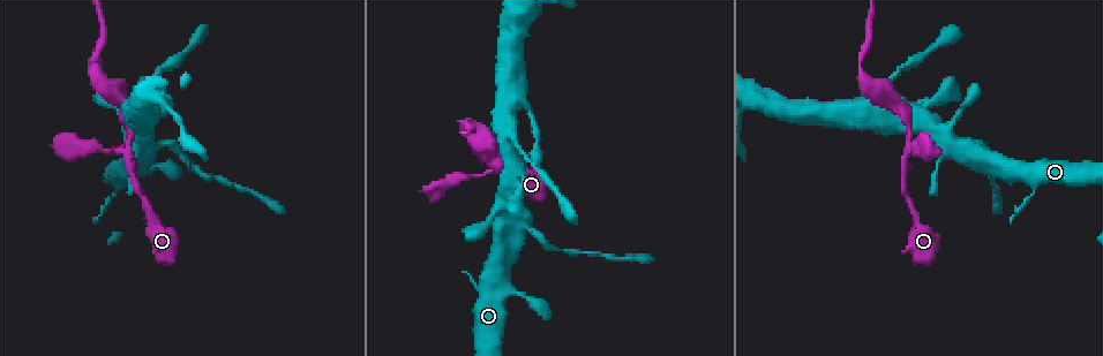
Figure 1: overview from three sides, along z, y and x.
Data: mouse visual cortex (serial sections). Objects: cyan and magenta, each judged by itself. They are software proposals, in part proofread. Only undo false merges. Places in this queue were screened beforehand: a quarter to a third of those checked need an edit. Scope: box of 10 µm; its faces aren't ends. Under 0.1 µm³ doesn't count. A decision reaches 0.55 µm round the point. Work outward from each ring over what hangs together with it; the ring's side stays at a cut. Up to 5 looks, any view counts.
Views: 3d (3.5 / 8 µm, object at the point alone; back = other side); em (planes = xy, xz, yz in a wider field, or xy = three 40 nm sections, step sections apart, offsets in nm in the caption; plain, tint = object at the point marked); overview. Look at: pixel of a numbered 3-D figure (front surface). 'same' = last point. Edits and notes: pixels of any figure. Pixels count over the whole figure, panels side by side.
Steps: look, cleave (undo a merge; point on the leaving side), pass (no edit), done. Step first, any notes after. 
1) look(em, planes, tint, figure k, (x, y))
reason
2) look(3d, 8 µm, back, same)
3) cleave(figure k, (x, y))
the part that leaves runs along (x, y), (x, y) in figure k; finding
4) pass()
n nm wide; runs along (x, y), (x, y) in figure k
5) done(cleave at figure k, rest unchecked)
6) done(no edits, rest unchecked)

look(3d, 3.5 µm, figure 1, (906, 159))
a fork

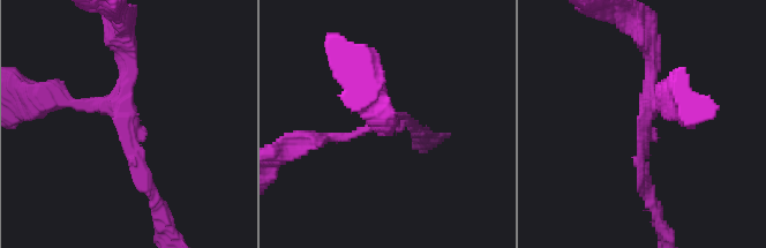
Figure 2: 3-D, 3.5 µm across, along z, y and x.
look(em, xy, step 2, tint, figure 2, (124, 114))
3 arms; arms of 150, 150, 200 nm; shape alone is not enough

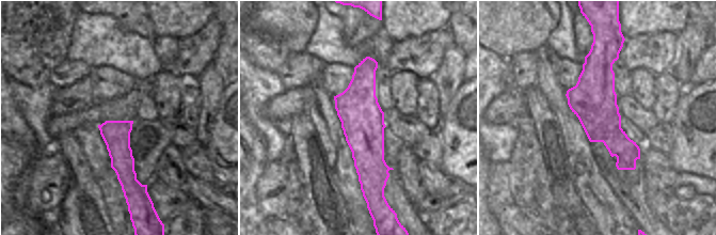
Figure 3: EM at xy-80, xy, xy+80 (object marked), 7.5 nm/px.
pass()
runs along (151, 186), (129, 150), (122, 40) in figure 2; all the same cell

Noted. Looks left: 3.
look(3d, 3.5 µm, back, figure 1, (534, 231))
abrupt turn

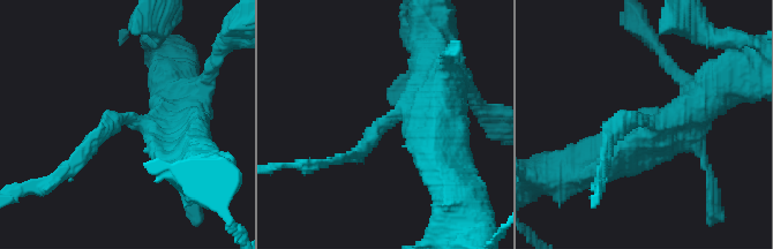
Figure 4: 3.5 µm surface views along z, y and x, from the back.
look(em, xy, step 5, tint, figure 4, (386, 124))
shape alone is not enough

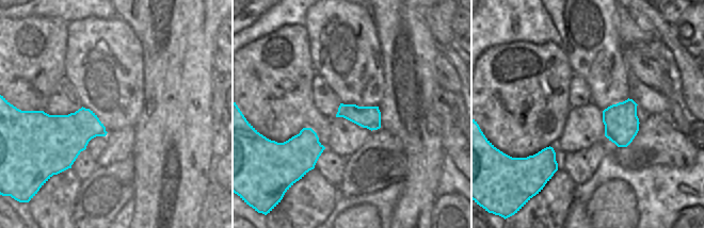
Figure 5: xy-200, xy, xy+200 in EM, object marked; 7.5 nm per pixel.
cleave(figure 4, (614, 120))
two cells meet here

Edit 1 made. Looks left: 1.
done(cleave at figure 4, rest unchecked)

